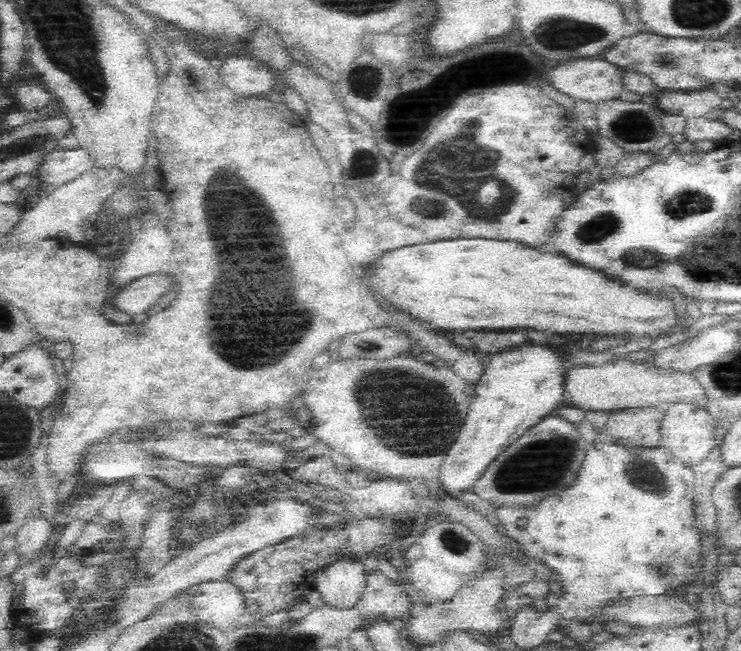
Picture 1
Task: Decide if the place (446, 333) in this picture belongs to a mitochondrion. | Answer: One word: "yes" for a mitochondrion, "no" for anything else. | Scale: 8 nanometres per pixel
no

